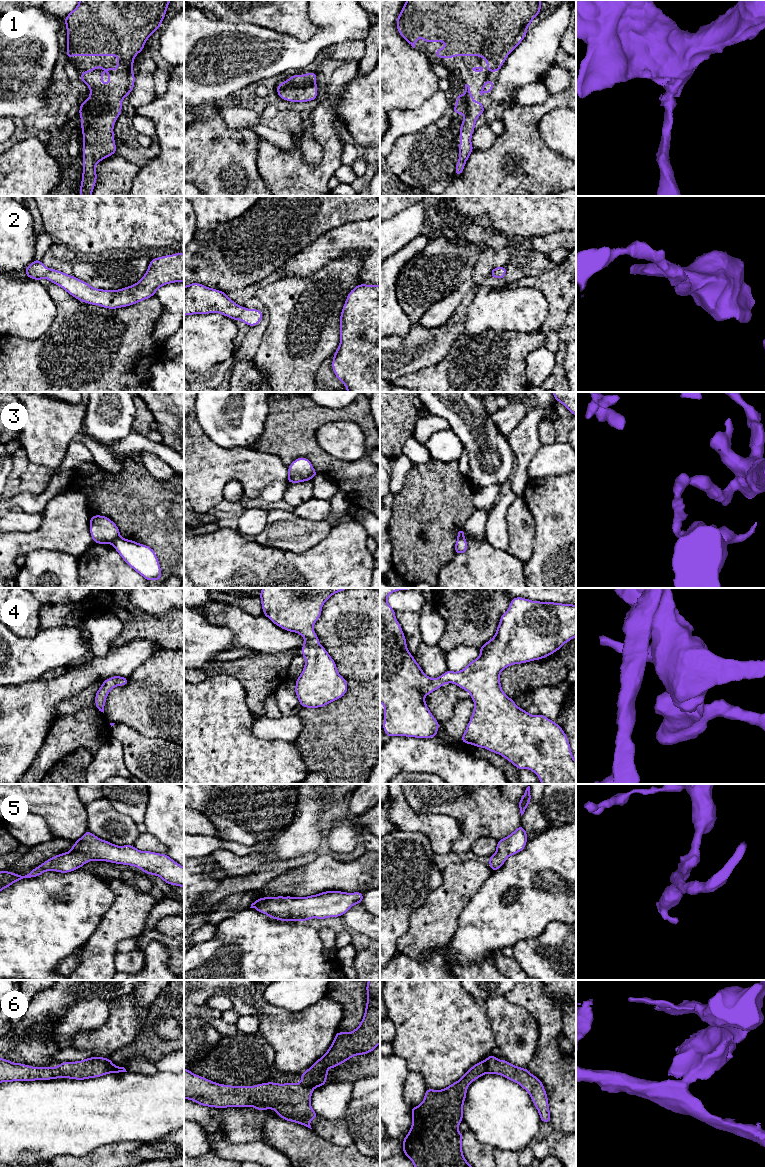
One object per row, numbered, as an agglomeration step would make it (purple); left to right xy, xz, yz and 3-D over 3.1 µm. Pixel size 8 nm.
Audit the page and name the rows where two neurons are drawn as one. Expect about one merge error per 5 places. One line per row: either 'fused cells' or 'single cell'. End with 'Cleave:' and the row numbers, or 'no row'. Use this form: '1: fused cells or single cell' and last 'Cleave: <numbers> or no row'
1: single cell
2: single cell
3: fused cells
4: single cell
5: single cell
6: fused cells
Cleave: 3, 6

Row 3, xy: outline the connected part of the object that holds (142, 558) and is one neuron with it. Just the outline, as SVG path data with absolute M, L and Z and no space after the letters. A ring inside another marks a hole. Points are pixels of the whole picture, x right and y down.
M120 536L114 540L113 546L122 559L147 581L160 581L162 578L160 563L150 546Z

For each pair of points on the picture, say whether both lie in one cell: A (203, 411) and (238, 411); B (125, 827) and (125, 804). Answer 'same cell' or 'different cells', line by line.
A: same cell
B: different cells

